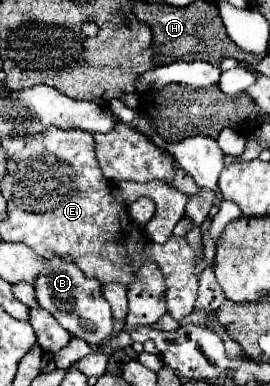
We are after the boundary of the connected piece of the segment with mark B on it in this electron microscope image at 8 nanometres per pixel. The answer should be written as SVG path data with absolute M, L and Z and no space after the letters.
M48 257L34 283L36 283L36 299L40 307L50 311L54 319L70 335L84 339L92 349L98 349L100 345L106 343L106 339L112 333L114 317L110 313L108 301L102 295L102 287L96 279L88 279L74 263L62 257Z

